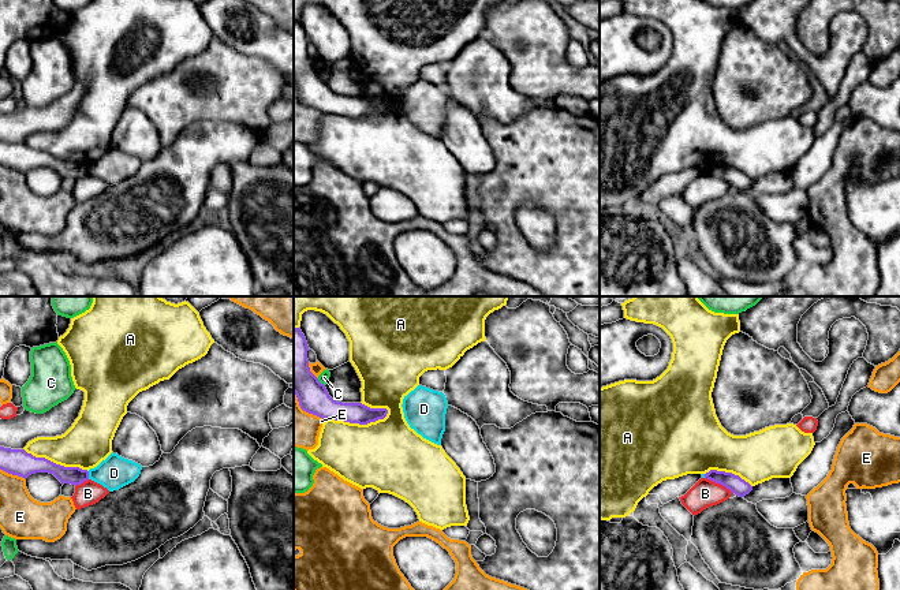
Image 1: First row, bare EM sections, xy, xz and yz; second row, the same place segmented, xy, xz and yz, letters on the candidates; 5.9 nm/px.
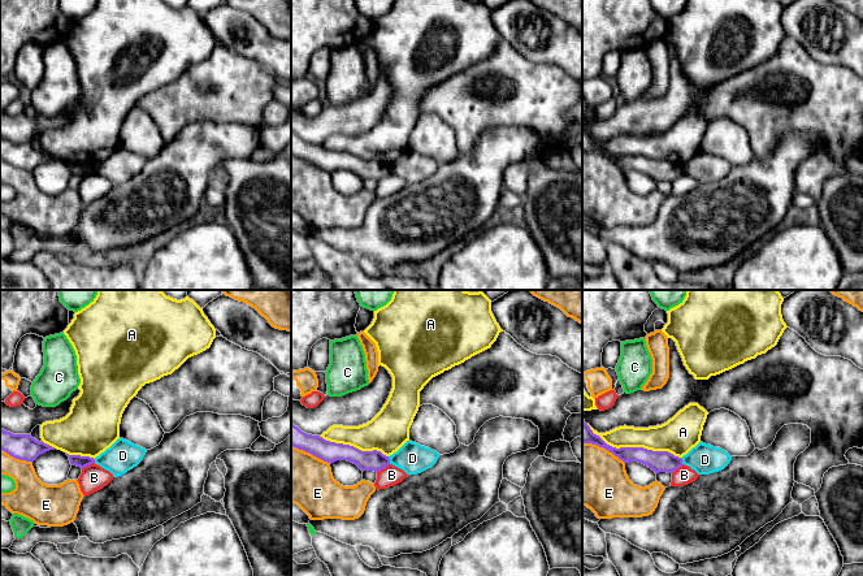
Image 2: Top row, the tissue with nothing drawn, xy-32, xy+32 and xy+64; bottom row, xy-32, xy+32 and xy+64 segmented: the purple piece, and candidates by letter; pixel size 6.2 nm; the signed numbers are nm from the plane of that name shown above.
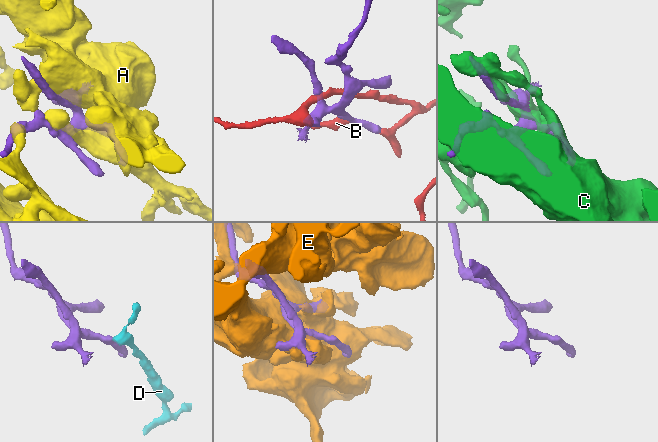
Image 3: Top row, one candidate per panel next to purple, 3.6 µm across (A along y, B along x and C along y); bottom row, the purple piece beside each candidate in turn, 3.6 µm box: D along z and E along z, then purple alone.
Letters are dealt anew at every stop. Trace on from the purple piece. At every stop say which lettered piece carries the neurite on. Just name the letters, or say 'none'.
none

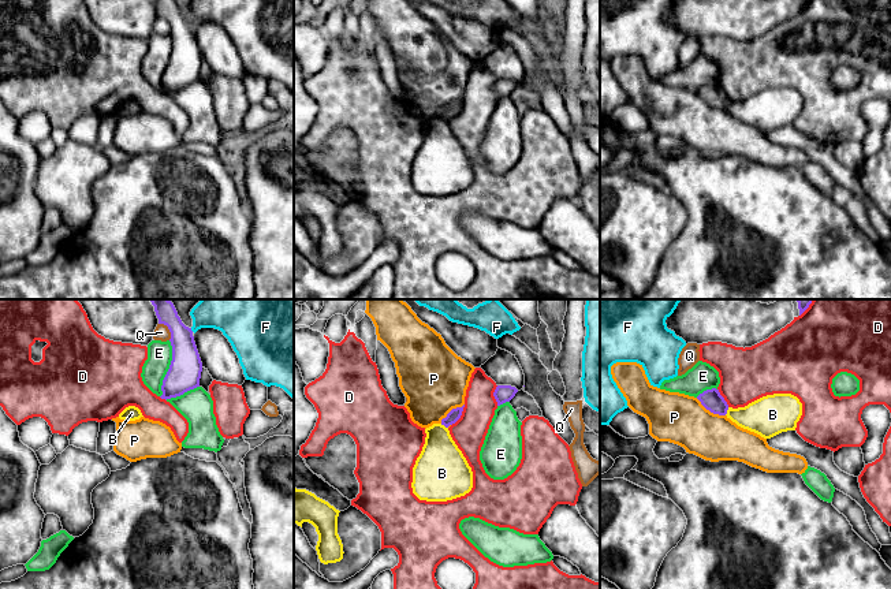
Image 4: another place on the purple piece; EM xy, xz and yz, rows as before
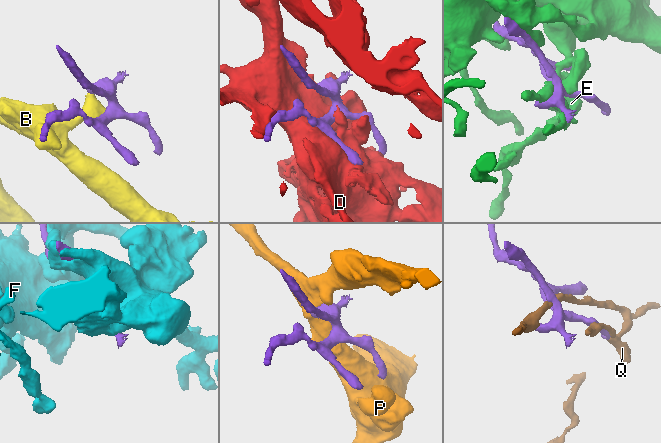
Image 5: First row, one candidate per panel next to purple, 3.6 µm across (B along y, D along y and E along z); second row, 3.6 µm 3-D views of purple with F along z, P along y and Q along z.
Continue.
none

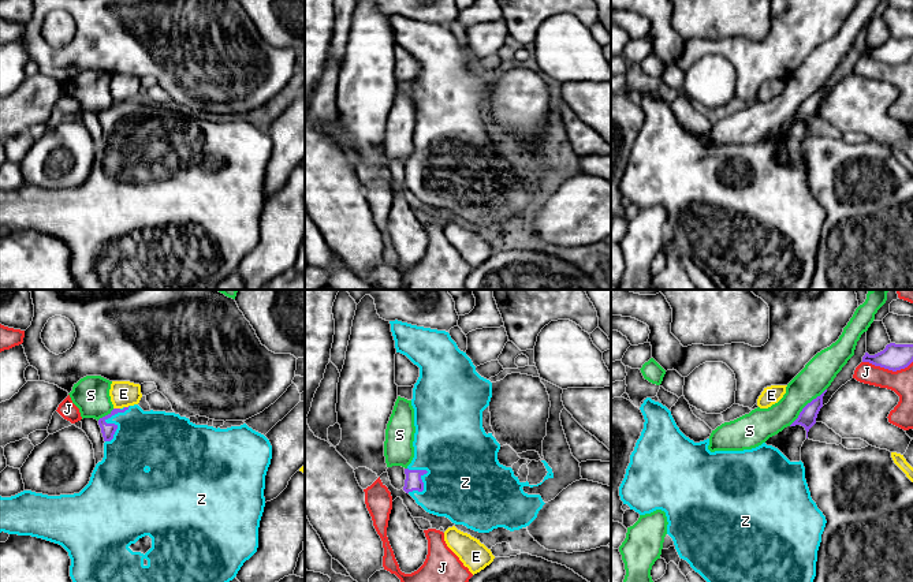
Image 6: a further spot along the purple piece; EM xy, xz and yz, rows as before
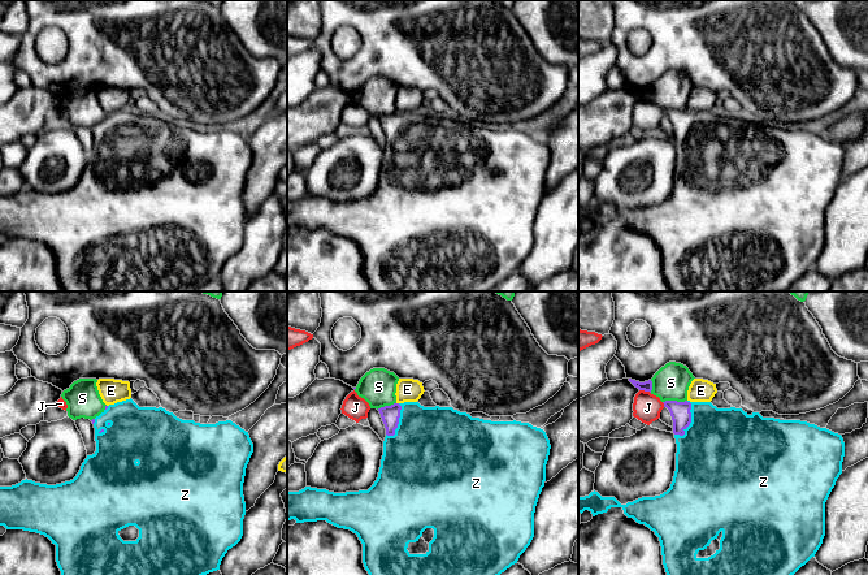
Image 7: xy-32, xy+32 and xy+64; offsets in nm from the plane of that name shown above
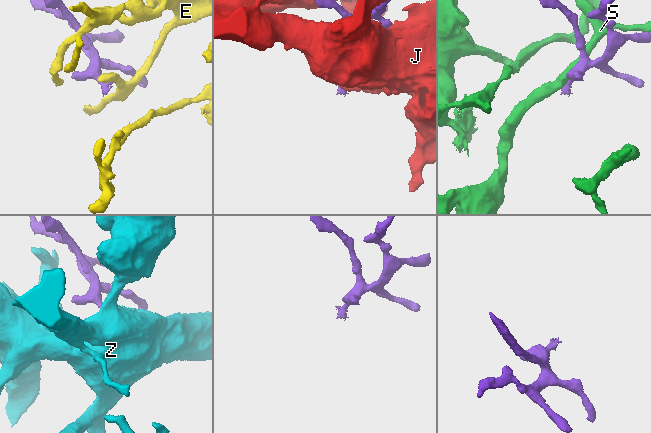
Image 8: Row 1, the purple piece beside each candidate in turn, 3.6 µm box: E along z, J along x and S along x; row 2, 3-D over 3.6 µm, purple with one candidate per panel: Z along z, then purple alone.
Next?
Z

